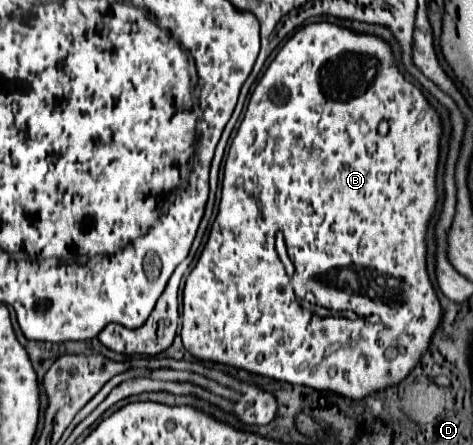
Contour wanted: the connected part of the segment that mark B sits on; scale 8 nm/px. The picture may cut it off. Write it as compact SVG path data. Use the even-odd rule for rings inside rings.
M327 20L307 24L299 32L295 32L287 40L287 44L279 50L279 54L273 58L273 62L265 70L263 78L255 86L243 122L237 130L237 136L231 144L231 148L229 148L229 162L225 166L223 190L221 190L218 214L213 222L213 228L211 228L211 236L201 252L197 266L187 276L185 290L183 290L183 322L181 322L183 346L195 358L201 358L201 360L215 360L215 362L229 364L235 368L245 368L249 372L263 374L263 376L283 380L289 384L309 386L309 388L315 388L321 392L333 392L333 394L345 396L349 400L363 400L363 398L375 396L377 392L385 392L391 386L399 386L415 370L415 366L421 362L421 356L425 356L425 352L429 350L429 336L433 336L433 328L437 328L437 324L441 324L441 302L437 298L437 292L433 288L431 278L427 276L427 242L425 242L427 224L435 214L435 204L438 201L436 175L439 152L441 152L441 148L439 148L441 136L443 136L443 122L441 122L439 112L427 102L425 94L415 84L411 84L409 80L403 78L403 74L399 72L399 68L395 64L391 44L385 42L381 36L353 32L345 26L337 26L337 24L331 24ZM381 120L389 120L389 134L387 136L382 136L377 131ZM257 202L261 202L265 206L263 208L265 216L261 220L259 220ZM275 232L285 234L287 254L295 266L295 274L291 274L291 276L285 272L285 268L275 252ZM333 288L337 288L337 290L345 288L347 296L343 290L343 294L339 292L339 298L337 298L337 292L333 294ZM317 296L319 298L335 296L335 302L331 304L329 310L317 310L317 312L313 310L311 312L309 300L317 298ZM351 342L357 342L357 346L349 348Z

